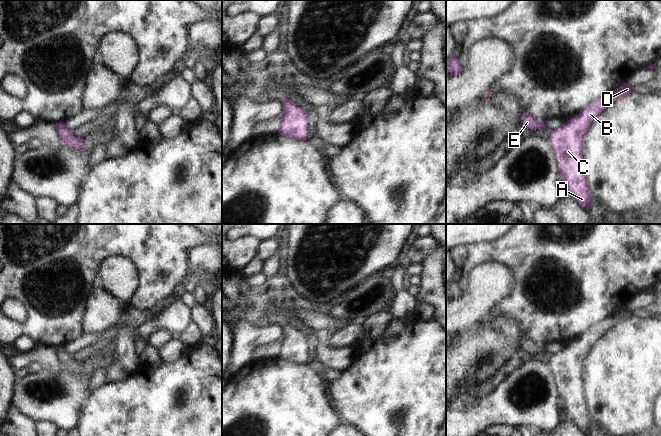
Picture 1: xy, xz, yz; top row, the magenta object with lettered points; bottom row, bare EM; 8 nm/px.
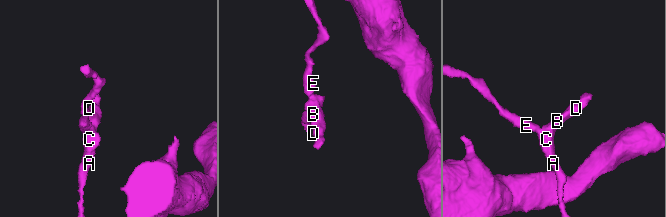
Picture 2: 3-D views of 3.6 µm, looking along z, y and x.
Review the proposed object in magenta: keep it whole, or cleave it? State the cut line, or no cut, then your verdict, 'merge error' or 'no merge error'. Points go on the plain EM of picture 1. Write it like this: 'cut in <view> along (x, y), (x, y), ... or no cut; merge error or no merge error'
no cut; no merge error

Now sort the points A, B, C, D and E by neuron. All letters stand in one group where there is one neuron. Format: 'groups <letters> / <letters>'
groups A B C D E

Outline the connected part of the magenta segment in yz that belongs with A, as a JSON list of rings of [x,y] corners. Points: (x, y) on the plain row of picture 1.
[[[628,307],[592,326],[555,355],[549,354],[549,367],[559,392],[559,399],[571,420],[583,432],[591,432],[591,417],[583,395],[583,363],[592,346],[616,324],[634,316]]]

